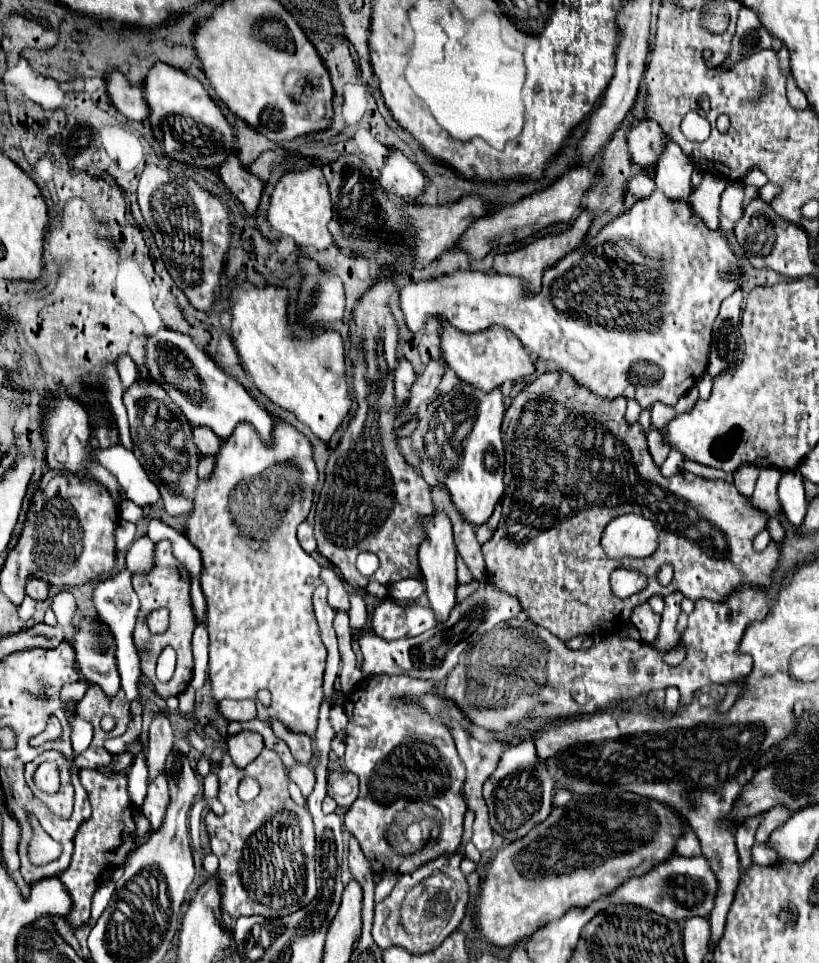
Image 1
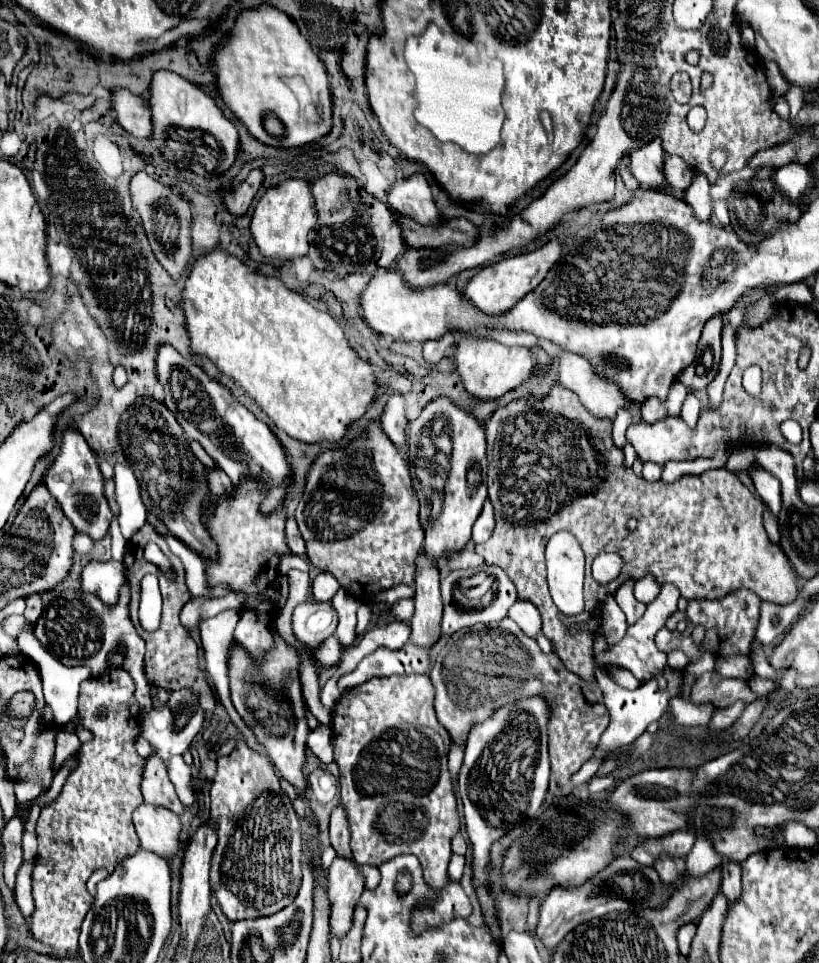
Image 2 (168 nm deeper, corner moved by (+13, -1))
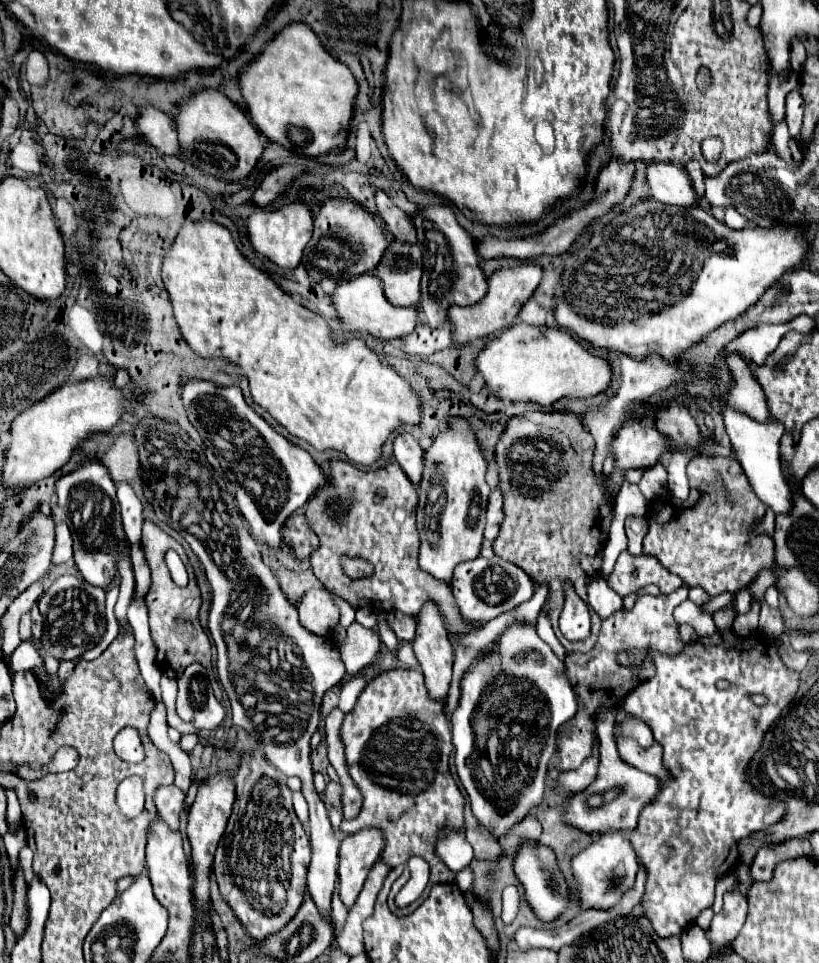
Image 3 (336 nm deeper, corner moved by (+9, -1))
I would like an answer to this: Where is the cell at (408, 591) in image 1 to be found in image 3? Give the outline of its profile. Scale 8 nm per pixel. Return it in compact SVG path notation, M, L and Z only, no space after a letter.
M391 611L387 613L387 623L393 629L393 633L397 635L399 641L407 641L411 643L415 639L415 629L417 629L417 621L411 615L399 613L399 611Z

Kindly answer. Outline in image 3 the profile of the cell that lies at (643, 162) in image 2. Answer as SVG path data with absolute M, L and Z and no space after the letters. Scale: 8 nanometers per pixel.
M653 161L647 169L647 183L651 187L651 197L661 203L679 207L693 207L699 203L687 171L673 163Z

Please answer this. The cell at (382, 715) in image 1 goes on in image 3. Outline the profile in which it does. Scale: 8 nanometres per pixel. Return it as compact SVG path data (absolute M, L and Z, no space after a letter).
M393 669L375 677L359 695L355 709L345 717L341 727L345 743L347 769L355 785L363 793L363 807L355 819L343 819L341 831L353 835L361 829L379 827L385 835L383 859L397 867L409 857L423 857L431 867L431 877L421 896L399 909L395 895L409 881L409 871L393 883L388 896L388 906L397 917L413 913L427 899L433 881L453 881L435 857L433 845L437 831L443 825L463 825L465 799L449 773L449 753L453 749L451 729L443 715L443 703L429 699L425 681L419 669Z

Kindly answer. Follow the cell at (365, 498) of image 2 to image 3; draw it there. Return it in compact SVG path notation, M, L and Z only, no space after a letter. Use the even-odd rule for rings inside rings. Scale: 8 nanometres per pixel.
M333 461L329 477L333 485L329 485L329 489L321 489L321 493L317 493L305 509L307 521L321 541L319 549L311 555L315 577L331 593L345 599L355 609L369 607L375 613L401 611L415 617L427 601L433 601L439 607L449 633L469 633L469 625L473 623L459 613L451 587L443 581L433 579L417 565L417 489L413 489L413 483L405 477L399 465L389 463L377 471L363 471L355 465L347 465L347 461ZM341 553L357 555L369 561L375 567L373 577L351 581L341 571Z

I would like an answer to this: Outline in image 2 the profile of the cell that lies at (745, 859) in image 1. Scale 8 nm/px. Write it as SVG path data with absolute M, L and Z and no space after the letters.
M723 861L721 863L721 891L729 899L729 903L737 901L737 895L741 895L741 865L735 861Z

